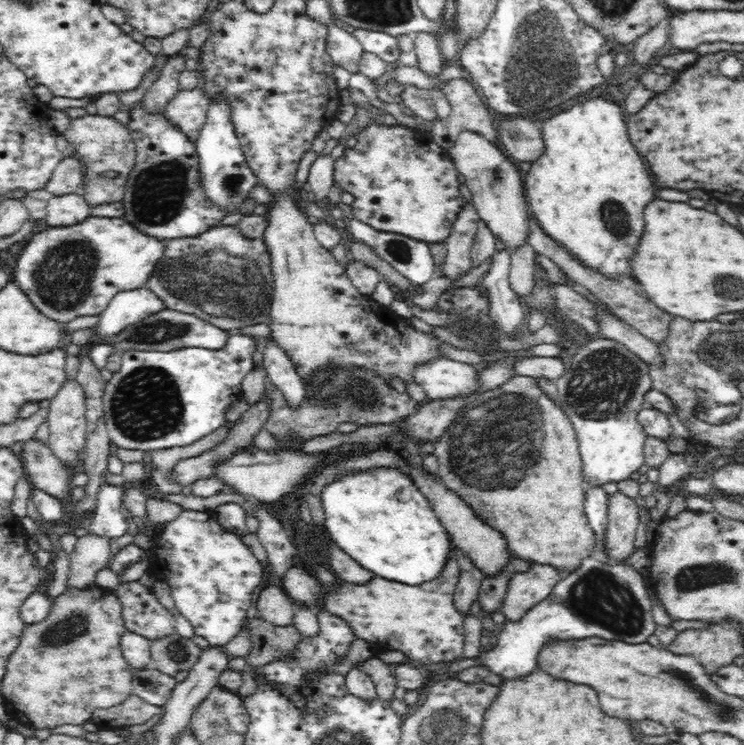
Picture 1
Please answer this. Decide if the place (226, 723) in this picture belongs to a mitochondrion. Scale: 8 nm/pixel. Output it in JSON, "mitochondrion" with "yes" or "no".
{"mitochondrion":"no"}

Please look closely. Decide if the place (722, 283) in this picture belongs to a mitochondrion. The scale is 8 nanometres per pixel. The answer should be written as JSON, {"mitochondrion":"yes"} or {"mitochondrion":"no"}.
{"mitochondrion":"yes"}

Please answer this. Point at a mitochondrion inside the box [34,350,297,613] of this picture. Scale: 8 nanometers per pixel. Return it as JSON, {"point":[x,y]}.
{"point":[147,405]}

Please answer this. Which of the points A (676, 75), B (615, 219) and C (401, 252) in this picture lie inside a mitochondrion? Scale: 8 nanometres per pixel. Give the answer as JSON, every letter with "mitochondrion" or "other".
{"A":"other","B":"mitochondrion","C":"mitochondrion"}

